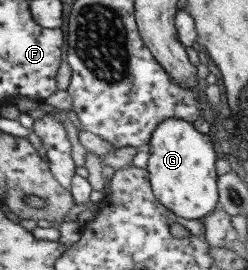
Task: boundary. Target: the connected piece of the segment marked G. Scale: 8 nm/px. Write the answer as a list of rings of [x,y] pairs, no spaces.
[[[181,118],[165,120],[153,132],[149,144],[147,170],[157,199],[183,219],[205,220],[219,206],[217,154],[208,136]]]

